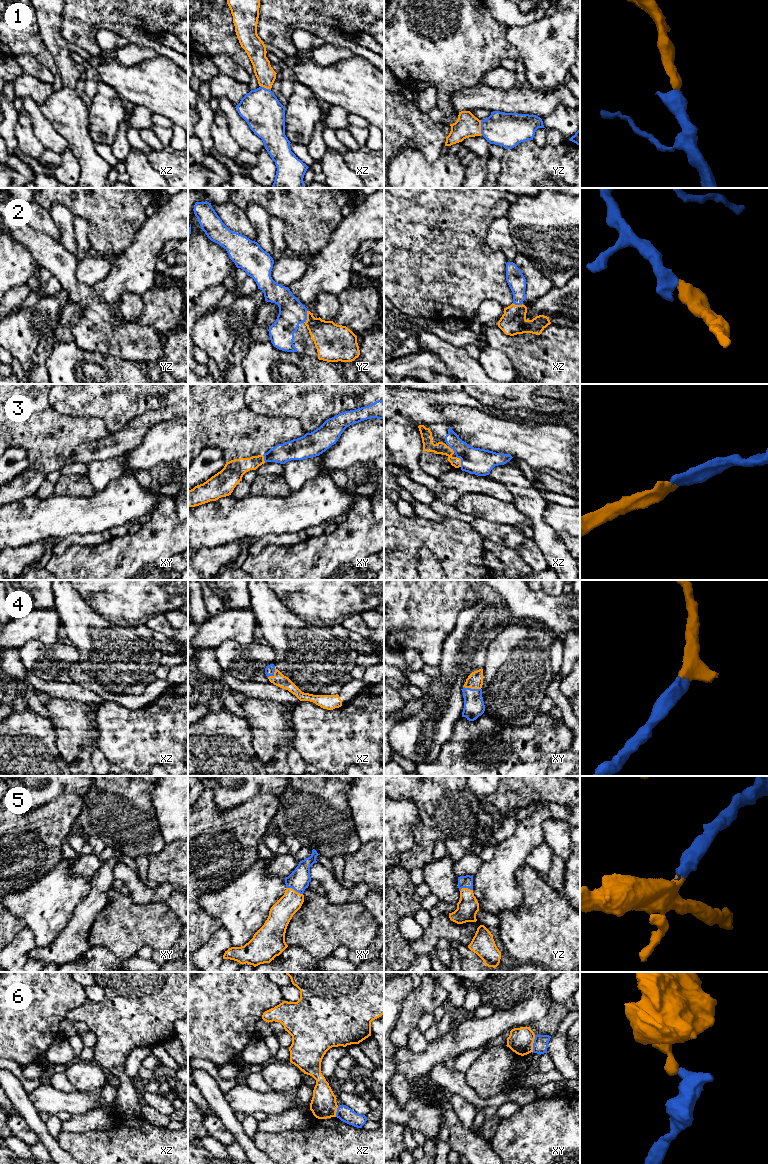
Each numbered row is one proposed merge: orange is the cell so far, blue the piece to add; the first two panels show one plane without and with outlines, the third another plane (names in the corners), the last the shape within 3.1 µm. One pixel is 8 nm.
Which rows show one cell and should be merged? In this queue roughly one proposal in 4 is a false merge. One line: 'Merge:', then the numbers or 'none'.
Merge: 1, 2, 3, 4, 5

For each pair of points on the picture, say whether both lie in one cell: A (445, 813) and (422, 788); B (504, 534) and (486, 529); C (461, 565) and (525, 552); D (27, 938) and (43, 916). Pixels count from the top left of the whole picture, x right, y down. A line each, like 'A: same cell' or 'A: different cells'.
A: same cell
B: same cell
C: different cells
D: different cells

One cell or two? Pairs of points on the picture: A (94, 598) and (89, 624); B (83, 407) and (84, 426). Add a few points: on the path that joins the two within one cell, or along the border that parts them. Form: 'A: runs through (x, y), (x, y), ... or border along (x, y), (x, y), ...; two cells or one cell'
A: border along (77, 591), (95, 612), (114, 617); two cells
B: border along (61, 413), (67, 416), (98, 417), (106, 426); two cells

